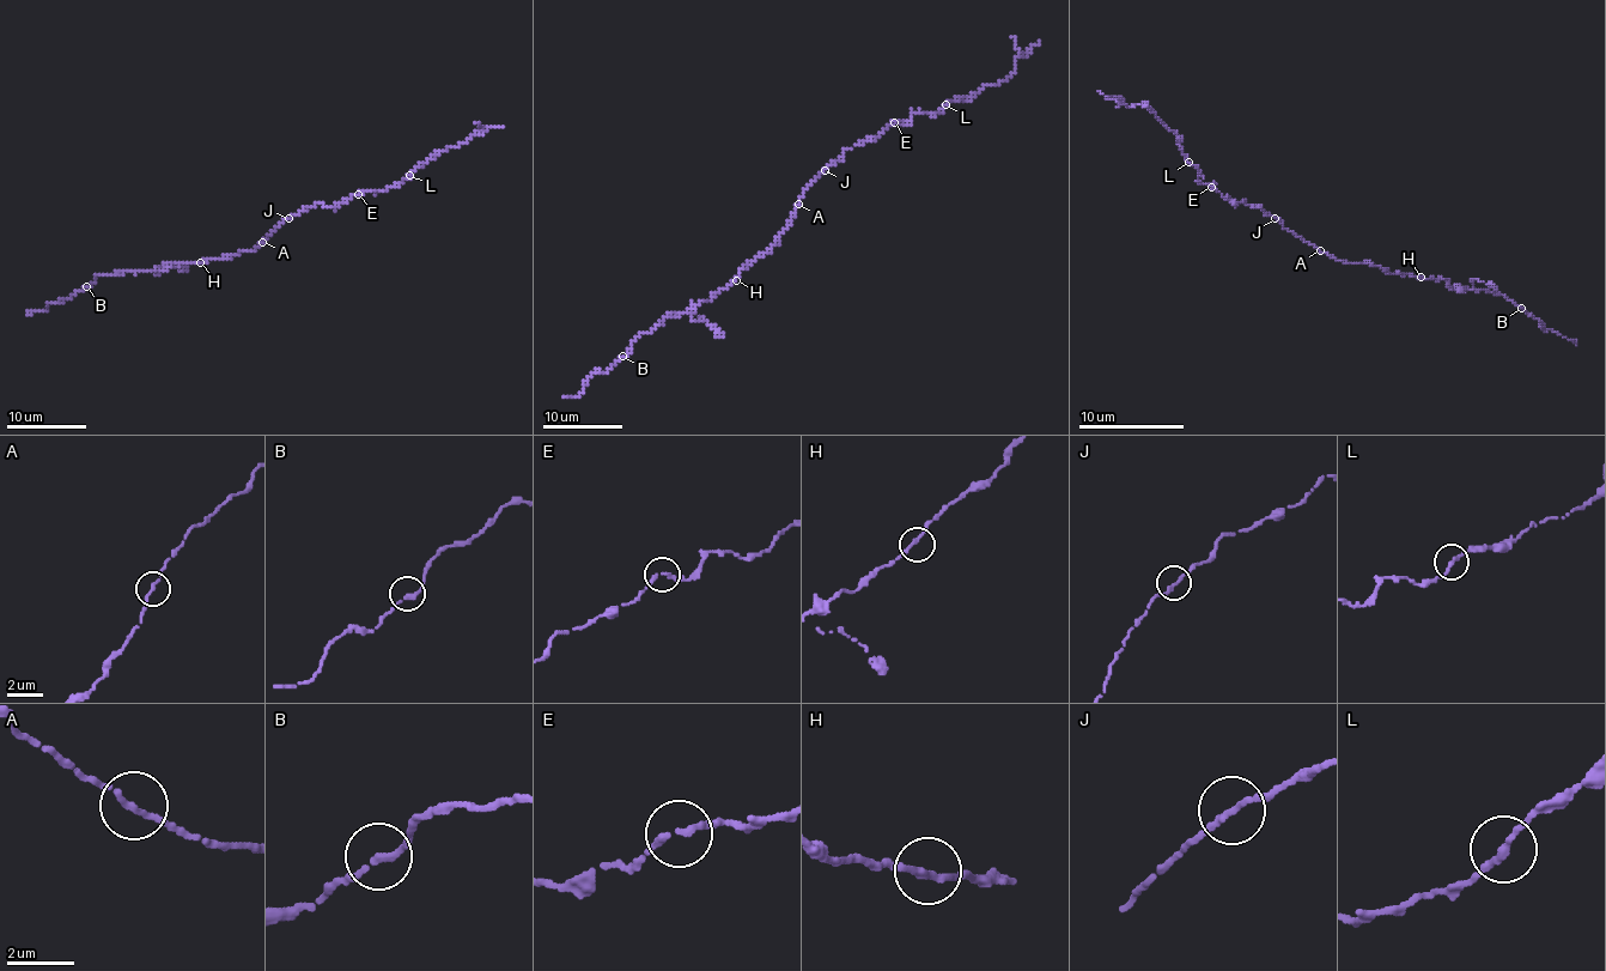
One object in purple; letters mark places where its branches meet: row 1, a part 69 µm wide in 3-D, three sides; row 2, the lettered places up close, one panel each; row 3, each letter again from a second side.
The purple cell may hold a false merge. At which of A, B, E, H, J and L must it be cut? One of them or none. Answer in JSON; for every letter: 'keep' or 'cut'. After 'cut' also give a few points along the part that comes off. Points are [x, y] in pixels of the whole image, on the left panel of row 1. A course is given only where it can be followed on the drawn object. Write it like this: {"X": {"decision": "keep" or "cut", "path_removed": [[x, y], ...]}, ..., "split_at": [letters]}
{"A": {"decision": "keep"}, "B": {"decision": "keep"}, "E": {"decision": "keep"}, "H": {"decision": "keep"}, "J": {"decision": "keep"}, "L": {"decision": "keep"}, "split_at": []}

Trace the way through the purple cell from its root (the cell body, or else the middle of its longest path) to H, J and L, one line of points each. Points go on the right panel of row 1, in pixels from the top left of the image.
H: (1316, 250), (1346, 264), (1370, 264), (1391, 273), (1421, 277)
J: (1316, 250), (1275, 218)
L: (1316, 250), (1264, 210), (1251, 207), (1246, 200), (1235, 202), (1211, 183), (1200, 183), (1200, 173), (1187, 163)

